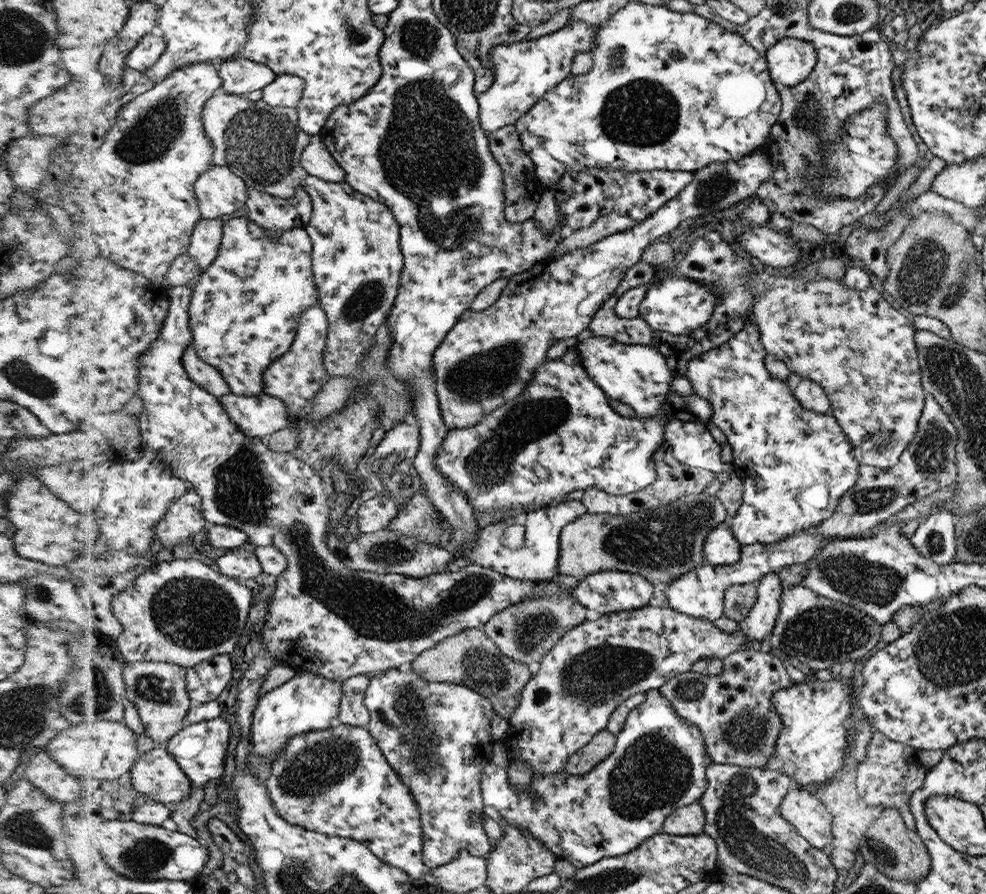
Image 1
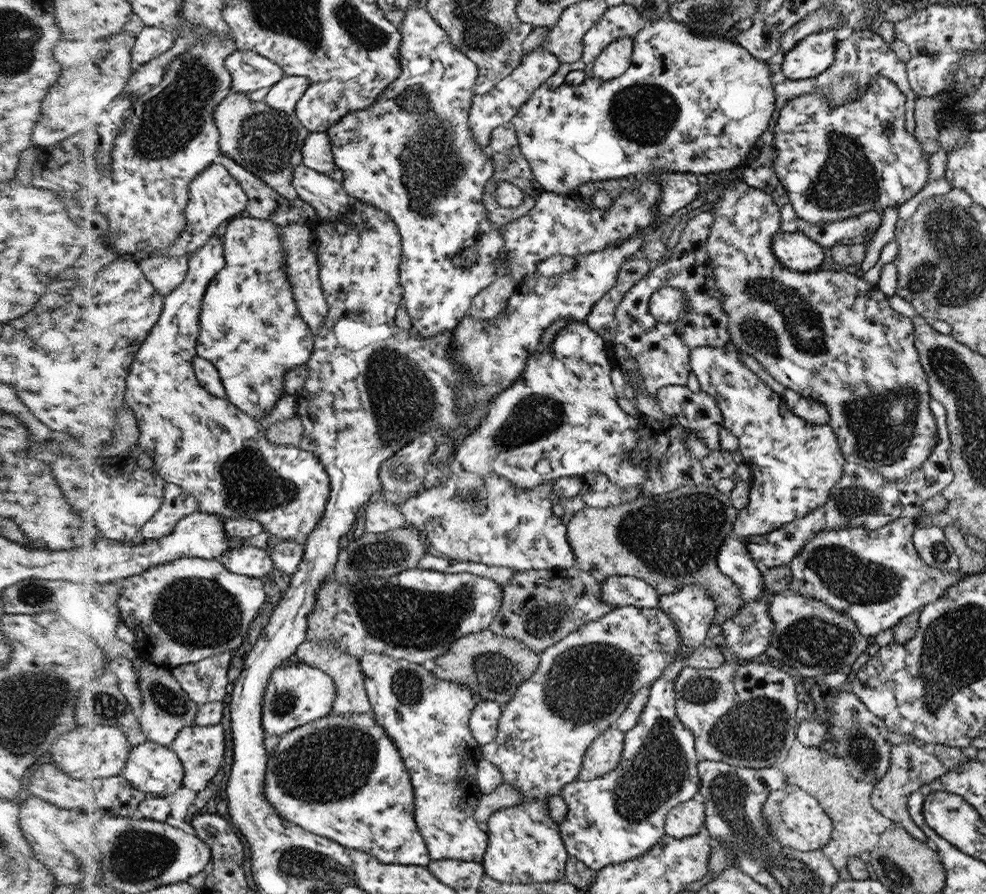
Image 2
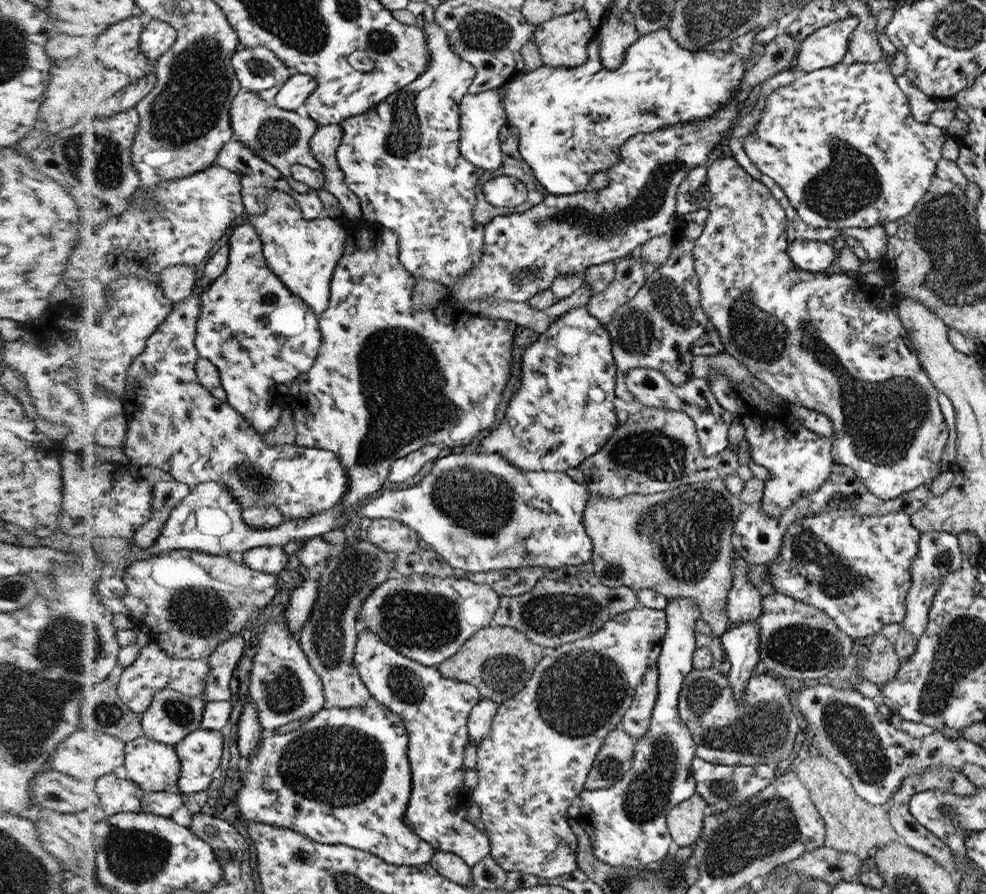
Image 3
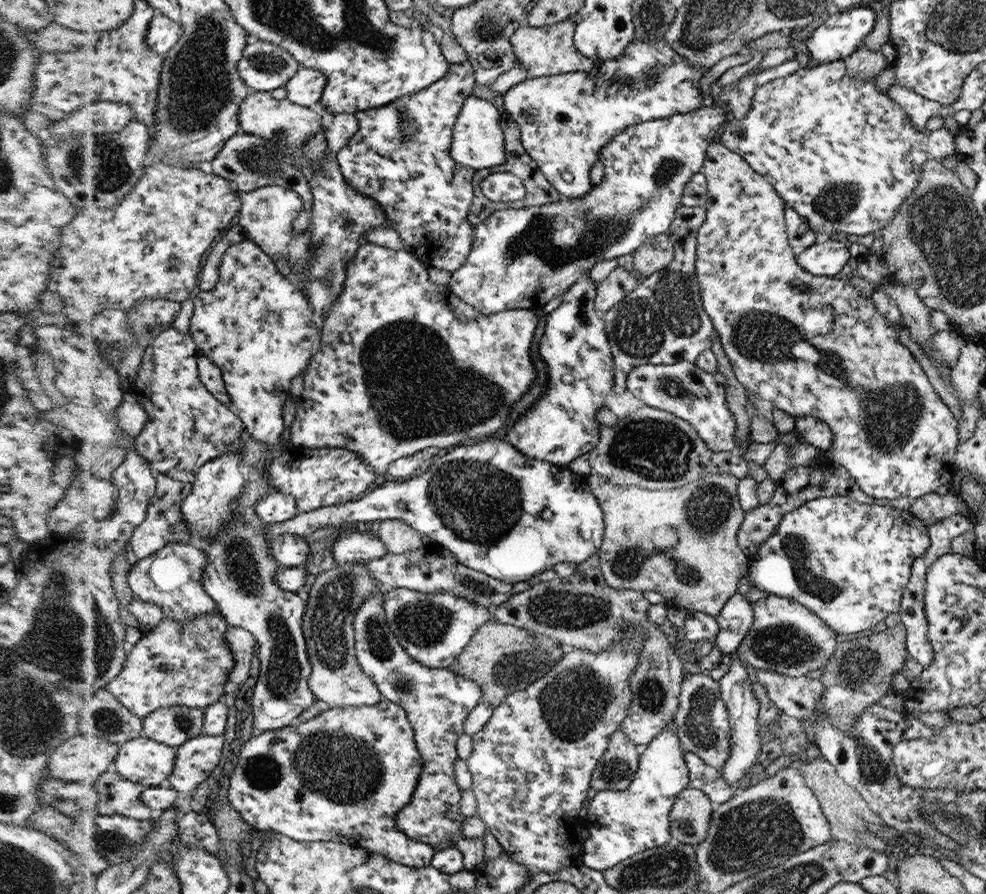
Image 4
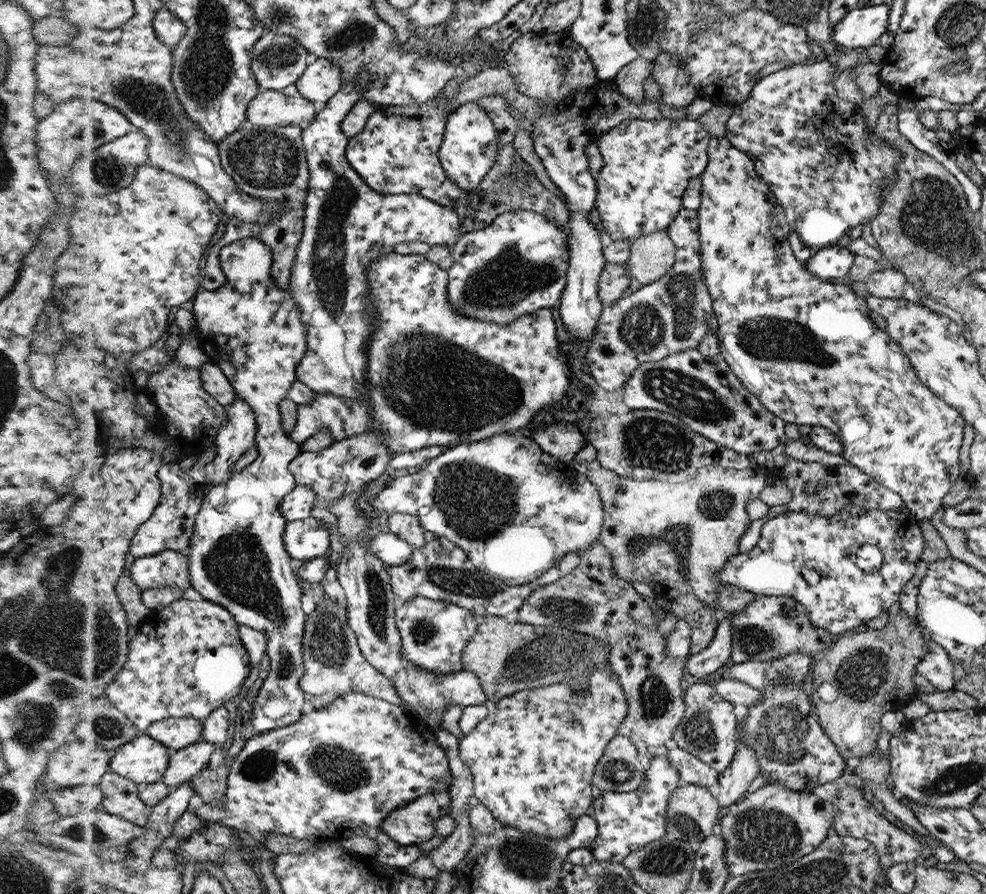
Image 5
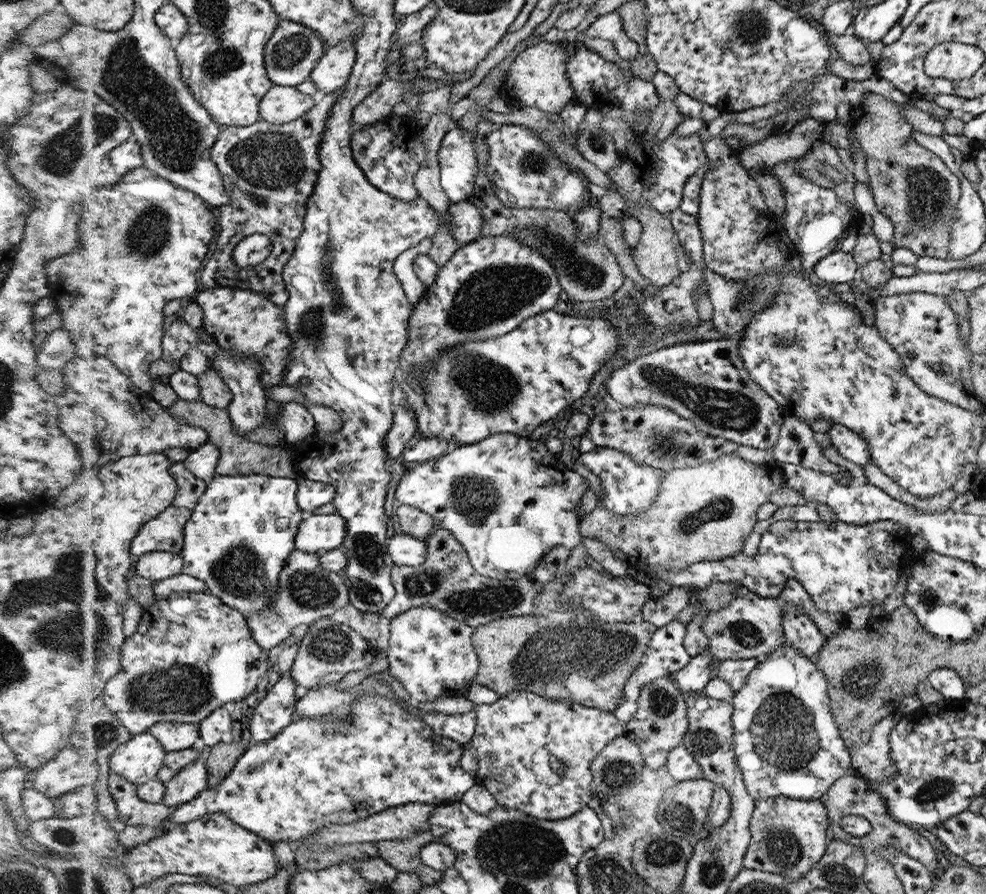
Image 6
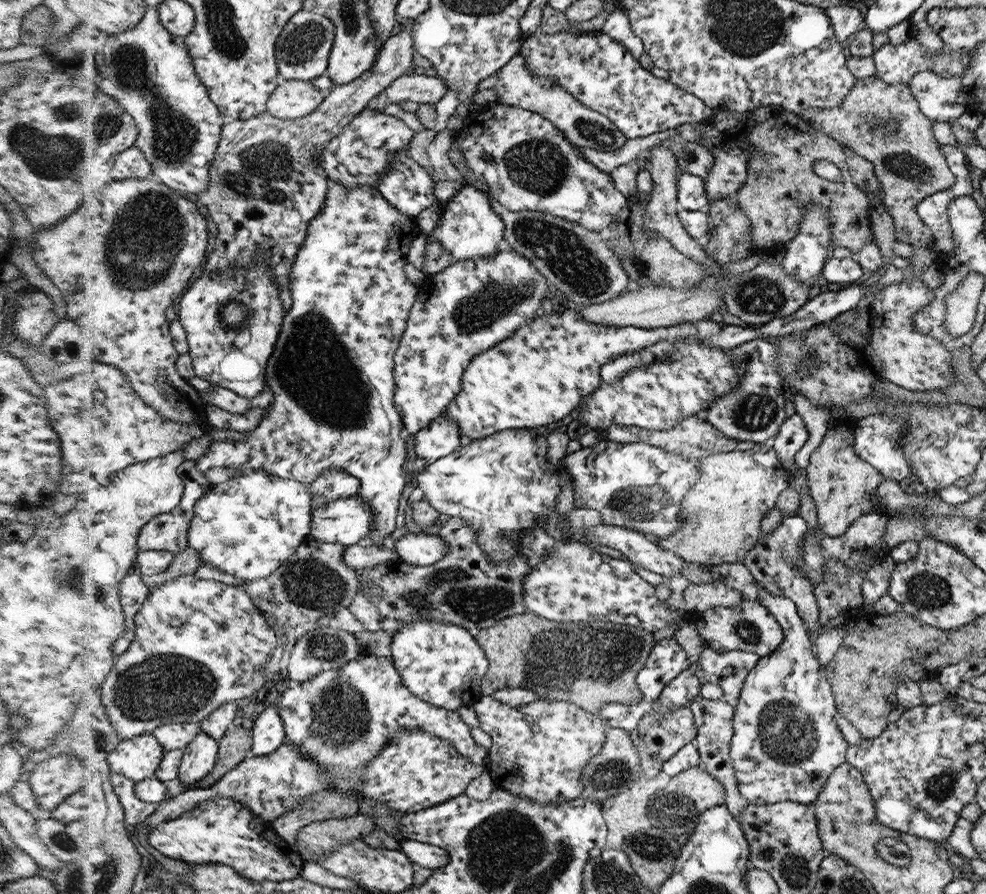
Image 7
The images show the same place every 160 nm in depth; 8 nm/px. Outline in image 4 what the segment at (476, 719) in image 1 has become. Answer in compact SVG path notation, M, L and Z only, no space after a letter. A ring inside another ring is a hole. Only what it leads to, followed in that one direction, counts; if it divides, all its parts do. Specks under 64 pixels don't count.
M382 586L370 598L367 598L362 607L356 612L354 621L355 630L355 655L359 661L362 673L366 674L375 684L376 688L383 693L383 698L401 705L406 711L409 723L414 729L414 742L421 756L422 772L418 784L412 793L412 800L396 815L396 828L400 832L407 833L412 840L426 844L440 844L445 840L451 840L454 847L464 852L465 869L470 871L478 867L486 859L486 845L479 838L467 838L462 836L462 816L458 812L461 806L460 788L456 786L454 776L454 764L456 764L456 741L464 733L463 722L483 699L482 686L476 684L471 678L454 673L450 669L427 668L411 657L404 646L400 645L399 638L392 633L391 626L387 622L387 610L385 609L384 590Z

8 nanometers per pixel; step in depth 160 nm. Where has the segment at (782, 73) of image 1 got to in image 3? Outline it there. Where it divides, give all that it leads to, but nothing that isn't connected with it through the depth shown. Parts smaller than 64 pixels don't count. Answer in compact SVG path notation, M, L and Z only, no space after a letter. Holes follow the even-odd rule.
M850 14L809 34L798 43L797 72L814 72L842 62L858 26L859 17Z

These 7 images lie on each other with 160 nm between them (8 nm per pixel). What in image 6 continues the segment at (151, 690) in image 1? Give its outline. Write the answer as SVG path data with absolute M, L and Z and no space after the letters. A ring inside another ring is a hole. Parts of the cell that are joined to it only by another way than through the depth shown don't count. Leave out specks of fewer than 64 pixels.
M163 722L151 728L168 752L192 749L200 740L202 732L199 723Z

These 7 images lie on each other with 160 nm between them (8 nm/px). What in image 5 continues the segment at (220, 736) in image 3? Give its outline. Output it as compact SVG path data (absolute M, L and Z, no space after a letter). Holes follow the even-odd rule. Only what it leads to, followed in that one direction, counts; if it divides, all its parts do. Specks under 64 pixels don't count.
M201 741L192 747L174 751L171 755L171 767L164 777L164 782L176 788L190 782L210 764L218 746L212 742Z

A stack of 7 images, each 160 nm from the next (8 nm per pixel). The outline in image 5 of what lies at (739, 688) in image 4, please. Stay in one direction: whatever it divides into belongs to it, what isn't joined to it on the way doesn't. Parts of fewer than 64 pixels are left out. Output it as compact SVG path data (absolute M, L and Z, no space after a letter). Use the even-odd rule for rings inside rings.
M740 728L737 730L738 752L730 768L719 775L719 786L715 796L718 797L719 806L722 811L735 805L740 800L752 780L756 778L761 770L756 752L752 752L750 746L739 740Z

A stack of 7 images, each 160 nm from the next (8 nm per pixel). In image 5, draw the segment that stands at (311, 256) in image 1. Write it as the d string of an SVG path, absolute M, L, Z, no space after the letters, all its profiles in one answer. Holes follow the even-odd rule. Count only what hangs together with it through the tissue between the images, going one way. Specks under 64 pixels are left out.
M246 238L244 240L236 241L235 243L229 244L227 247L223 248L223 268L224 273L228 274L228 282L226 286L219 288L214 291L203 290L194 298L193 309L195 310L197 316L197 324L199 331L199 339L202 348L206 351L206 354L210 356L211 362L220 365L224 372L230 377L232 384L235 385L235 389L239 398L244 398L244 401L248 401L248 404L252 405L252 409L256 412L257 419L259 420L259 434L257 436L257 447L261 452L261 455L252 463L249 464L244 470L238 471L233 476L232 480L228 482L221 482L220 484L215 484L208 488L205 494L205 501L203 502L203 509L197 518L195 535L192 539L192 544L189 549L189 557L191 558L191 579L193 580L192 586L196 587L206 599L216 601L218 604L224 605L224 607L231 609L231 612L235 614L236 620L240 622L241 626L248 626L256 628L256 630L262 633L268 633L268 639L270 639L270 644L268 644L268 655L271 657L272 670L271 676L266 682L263 689L259 692L257 696L257 702L255 704L255 730L258 734L267 733L270 731L275 731L279 728L286 728L287 726L292 726L296 724L300 719L303 718L304 714L304 704L306 704L306 691L301 685L304 675L307 672L307 664L305 663L305 639L307 638L307 623L309 616L306 616L304 604L302 604L302 598L304 594L302 593L302 585L300 582L300 576L296 574L296 560L292 558L290 552L287 549L286 534L287 526L290 524L290 520L284 516L283 513L283 502L286 500L287 496L298 486L298 481L296 480L296 475L291 471L291 464L293 460L296 460L300 454L303 453L303 448L300 443L297 443L292 437L291 433L284 430L282 426L282 412L280 412L280 404L282 400L289 398L290 391L295 387L295 382L299 380L299 366L303 363L304 357L307 355L309 349L309 328L304 320L304 313L300 308L300 305L296 302L294 298L294 293L290 288L283 289L279 282L272 275L272 268L274 265L274 256L272 252L272 247L268 246L264 240L261 238Z

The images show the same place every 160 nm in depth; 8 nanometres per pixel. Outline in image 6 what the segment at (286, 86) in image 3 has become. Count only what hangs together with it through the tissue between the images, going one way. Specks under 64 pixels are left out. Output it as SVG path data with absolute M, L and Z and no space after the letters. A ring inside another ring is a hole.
M351 36L344 42L327 49L311 76L318 89L326 94L332 94L350 80L358 56L357 45L356 36Z

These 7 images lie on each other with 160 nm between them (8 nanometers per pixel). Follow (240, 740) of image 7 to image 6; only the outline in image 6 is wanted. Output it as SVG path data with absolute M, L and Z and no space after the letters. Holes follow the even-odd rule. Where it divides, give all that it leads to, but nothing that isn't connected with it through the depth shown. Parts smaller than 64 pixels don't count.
M222 742L220 745L212 747L206 760L210 769L210 790L221 785L230 776L238 761L248 752L250 745L235 742L224 744Z

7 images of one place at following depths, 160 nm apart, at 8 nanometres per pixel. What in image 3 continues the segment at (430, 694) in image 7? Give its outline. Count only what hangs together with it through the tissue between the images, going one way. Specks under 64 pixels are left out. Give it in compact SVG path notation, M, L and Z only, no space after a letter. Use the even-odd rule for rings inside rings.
M426 575L392 576L366 598L358 625L370 628L404 656L428 667L437 667L454 656L462 644L494 623L499 593L491 586L458 577Z

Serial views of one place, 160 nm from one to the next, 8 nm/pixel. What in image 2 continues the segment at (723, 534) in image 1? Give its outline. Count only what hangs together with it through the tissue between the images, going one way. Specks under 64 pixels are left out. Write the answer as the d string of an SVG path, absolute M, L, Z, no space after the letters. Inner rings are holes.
M734 534L728 536L720 548L718 556L719 568L726 576L731 577L733 581L741 588L741 595L744 600L743 604L758 600L761 597L761 592L764 590L762 569L752 561L753 558L746 548L743 540L736 537Z

